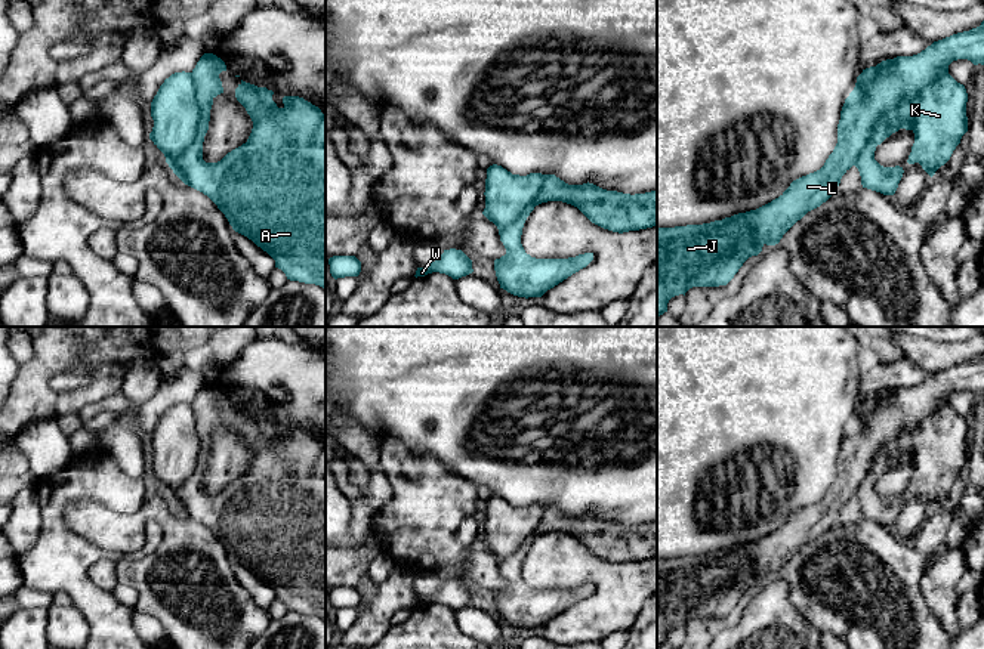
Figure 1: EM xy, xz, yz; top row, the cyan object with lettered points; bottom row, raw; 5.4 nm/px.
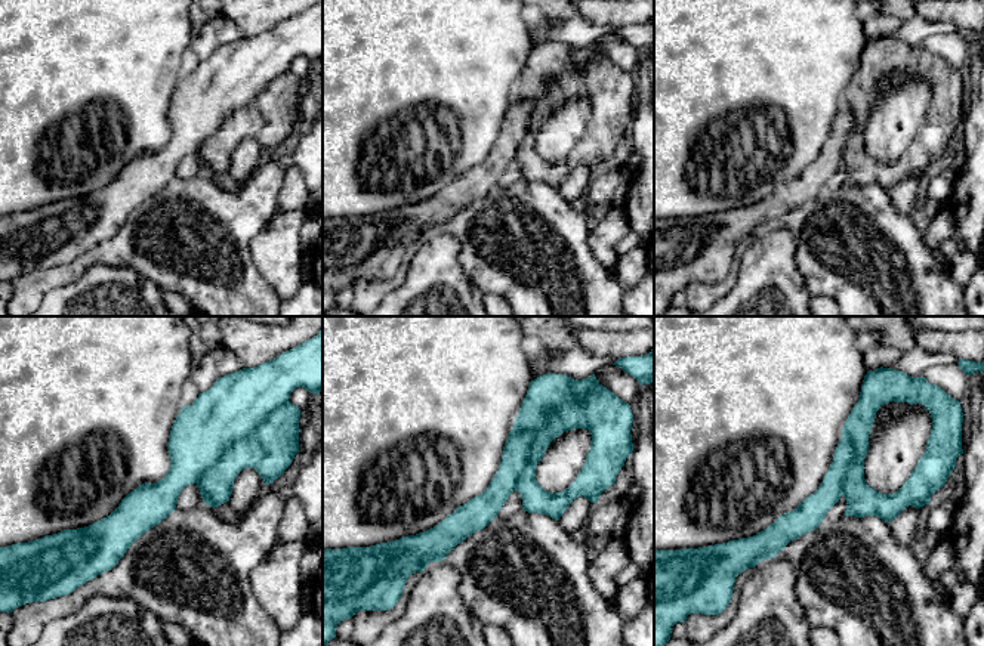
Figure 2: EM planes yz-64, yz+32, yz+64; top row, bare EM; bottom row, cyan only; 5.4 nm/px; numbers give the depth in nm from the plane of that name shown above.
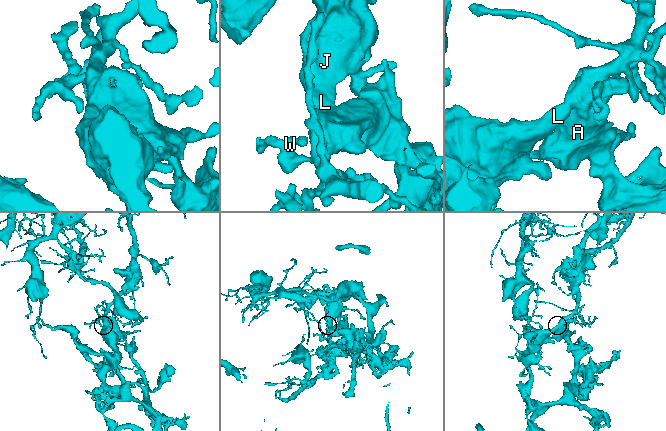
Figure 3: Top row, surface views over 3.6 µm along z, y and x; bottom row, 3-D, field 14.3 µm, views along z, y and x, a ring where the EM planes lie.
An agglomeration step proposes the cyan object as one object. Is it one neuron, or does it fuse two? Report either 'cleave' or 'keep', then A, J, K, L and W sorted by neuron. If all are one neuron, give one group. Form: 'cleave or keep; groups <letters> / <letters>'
cleave; groups A K / J L W

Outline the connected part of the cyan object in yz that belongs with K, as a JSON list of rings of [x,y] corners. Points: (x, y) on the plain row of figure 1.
[[[943,405],[935,414],[919,423],[914,429],[907,427],[895,441],[888,442],[877,451],[869,475],[858,485],[855,498],[861,507],[863,519],[894,526],[903,509],[903,498],[883,498],[875,491],[876,478],[900,460],[914,464],[914,475],[907,494],[919,494],[922,500],[932,509],[935,503],[944,497],[962,467],[968,463],[966,448],[968,424],[963,415],[957,414],[950,405]]]

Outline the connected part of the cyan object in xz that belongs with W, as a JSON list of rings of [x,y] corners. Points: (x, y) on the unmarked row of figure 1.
[[[444,581],[435,593],[425,599],[417,599],[414,608],[425,608],[432,603],[445,605],[453,611],[459,611],[474,603],[472,591],[462,581]]]

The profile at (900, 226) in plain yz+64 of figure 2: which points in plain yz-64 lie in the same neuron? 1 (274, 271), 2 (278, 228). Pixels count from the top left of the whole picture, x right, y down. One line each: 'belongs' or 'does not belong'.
1: does not belong
2: does not belong

